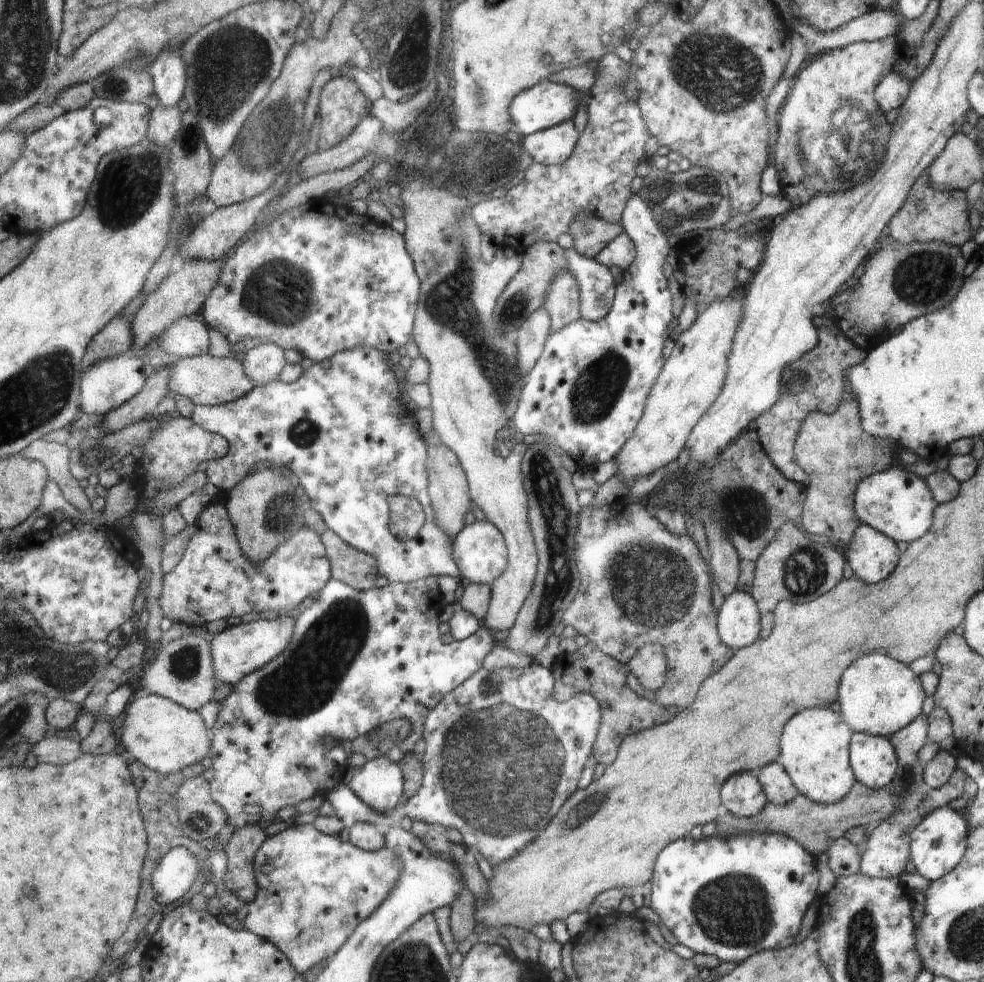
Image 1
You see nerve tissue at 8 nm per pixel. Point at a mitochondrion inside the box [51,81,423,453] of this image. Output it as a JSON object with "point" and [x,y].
{"point":[132,183]}

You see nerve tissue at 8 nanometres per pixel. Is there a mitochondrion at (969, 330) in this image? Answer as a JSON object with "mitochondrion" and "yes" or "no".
{"mitochondrion":"no"}

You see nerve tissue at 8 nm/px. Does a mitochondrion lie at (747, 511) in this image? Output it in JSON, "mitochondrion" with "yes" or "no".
{"mitochondrion":"yes"}

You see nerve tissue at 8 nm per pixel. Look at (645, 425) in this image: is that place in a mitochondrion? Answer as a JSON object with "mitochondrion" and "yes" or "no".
{"mitochondrion":"no"}

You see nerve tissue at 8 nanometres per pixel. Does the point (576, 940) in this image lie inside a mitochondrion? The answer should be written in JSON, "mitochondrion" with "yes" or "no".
{"mitochondrion":"no"}

